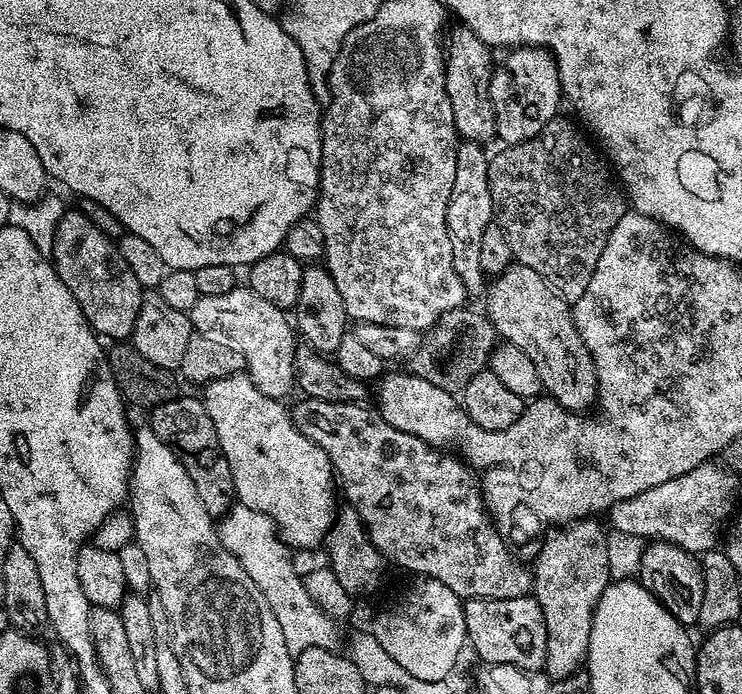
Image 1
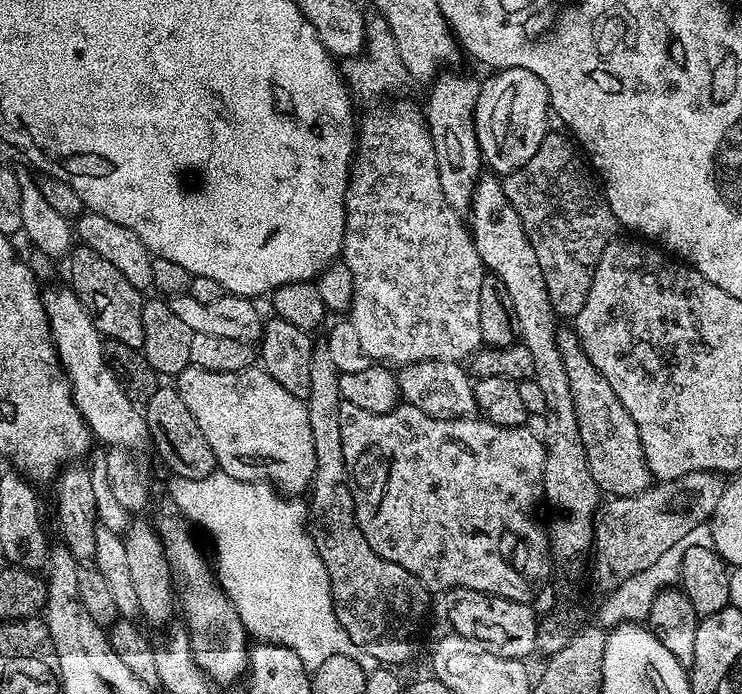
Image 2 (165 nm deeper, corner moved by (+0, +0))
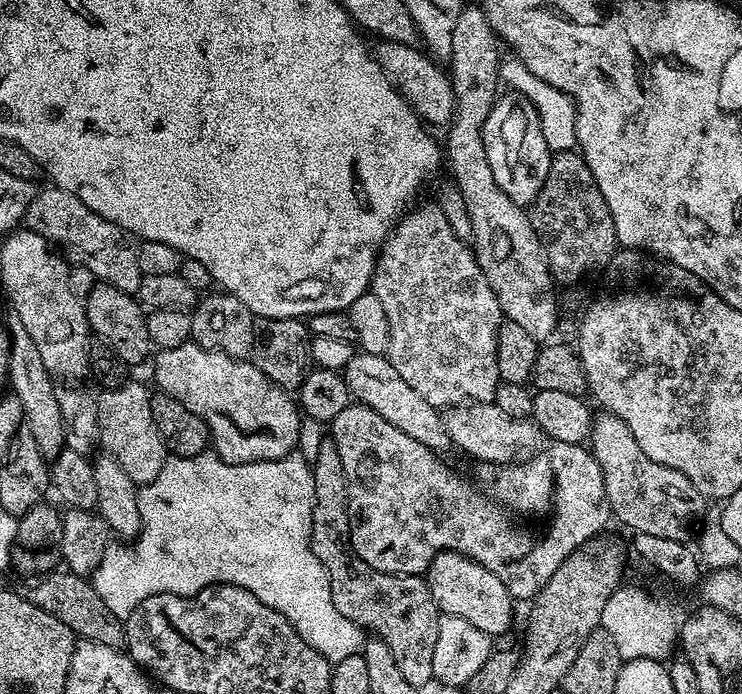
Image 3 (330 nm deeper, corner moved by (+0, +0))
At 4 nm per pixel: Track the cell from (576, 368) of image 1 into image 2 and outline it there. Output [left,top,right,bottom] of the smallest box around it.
[556,327,654,497]

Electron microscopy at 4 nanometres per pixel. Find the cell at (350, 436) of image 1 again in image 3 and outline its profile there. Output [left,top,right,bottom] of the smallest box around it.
[330,402,613,602]

